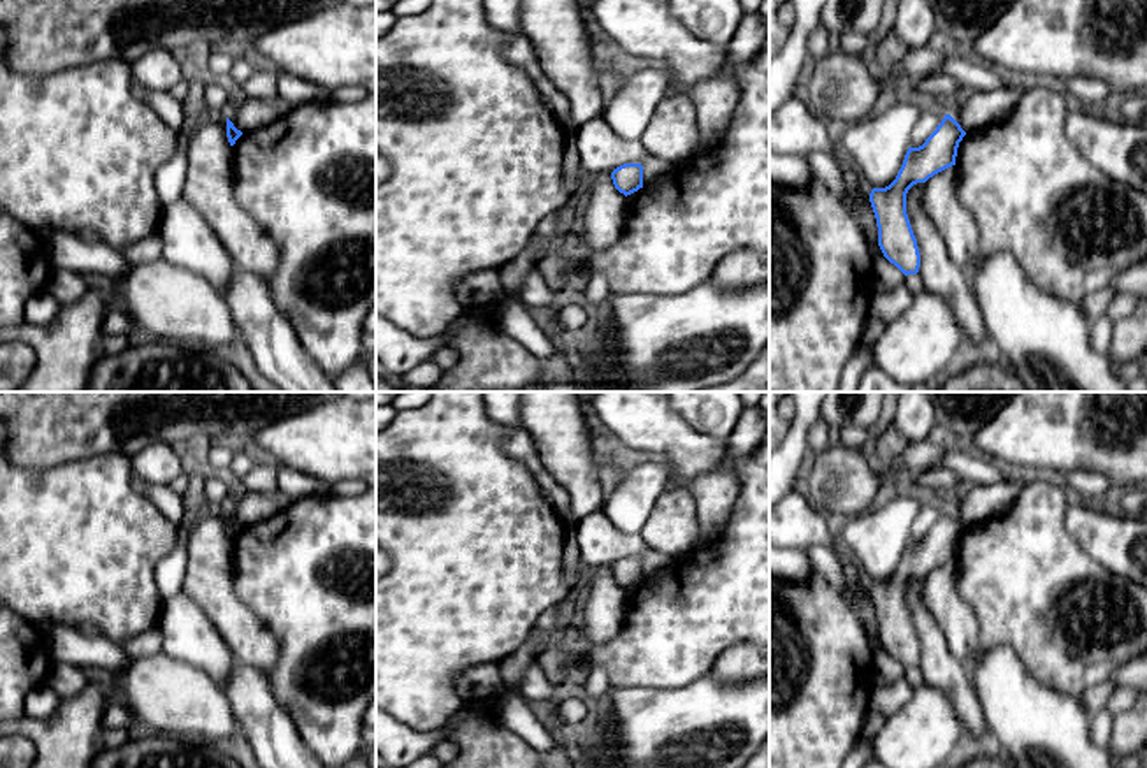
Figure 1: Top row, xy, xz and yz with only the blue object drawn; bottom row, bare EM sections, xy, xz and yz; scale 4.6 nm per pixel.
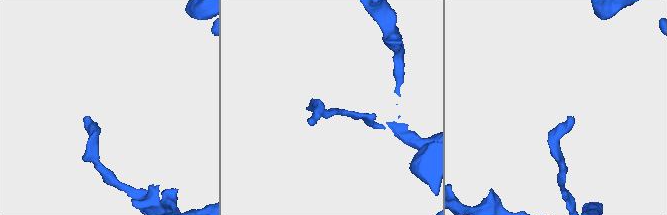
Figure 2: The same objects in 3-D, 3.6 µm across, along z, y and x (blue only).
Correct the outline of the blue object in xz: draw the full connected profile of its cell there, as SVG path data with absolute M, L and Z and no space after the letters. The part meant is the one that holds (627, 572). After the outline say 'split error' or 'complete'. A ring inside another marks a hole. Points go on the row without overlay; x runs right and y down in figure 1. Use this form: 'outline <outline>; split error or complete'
outline M624 557L611 566L615 582L625 590L643 582L643 559Z; complete

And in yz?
outline M945 508L936 524L919 541L908 541L896 573L885 582L873 582L869 596L878 620L884 650L905 670L917 668L920 647L906 608L906 587L917 576L956 559L957 541L966 525Z; complete

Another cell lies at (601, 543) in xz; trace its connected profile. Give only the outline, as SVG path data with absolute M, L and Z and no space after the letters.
M599 510L576 522L576 540L587 568L613 566L624 557L643 559L643 580L659 575L673 561L671 555L652 550L641 534L624 534Z

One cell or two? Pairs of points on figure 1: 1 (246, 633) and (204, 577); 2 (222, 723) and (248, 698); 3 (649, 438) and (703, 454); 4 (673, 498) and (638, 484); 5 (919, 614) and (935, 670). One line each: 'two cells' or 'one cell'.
1: one cell
2: two cells
3: one cell
4: two cells
5: one cell

